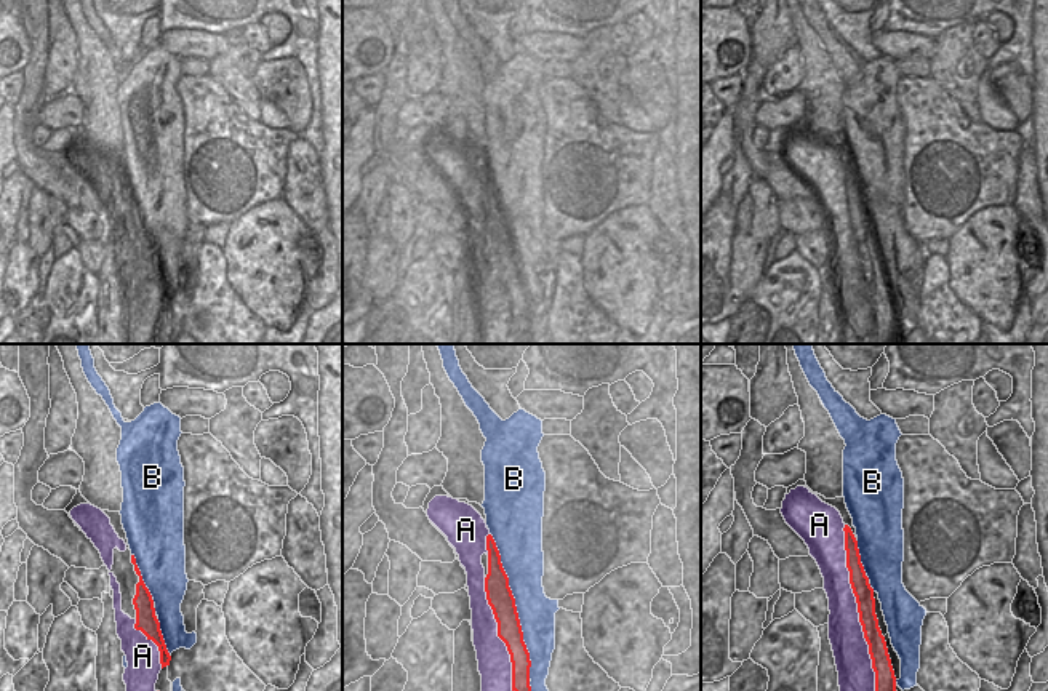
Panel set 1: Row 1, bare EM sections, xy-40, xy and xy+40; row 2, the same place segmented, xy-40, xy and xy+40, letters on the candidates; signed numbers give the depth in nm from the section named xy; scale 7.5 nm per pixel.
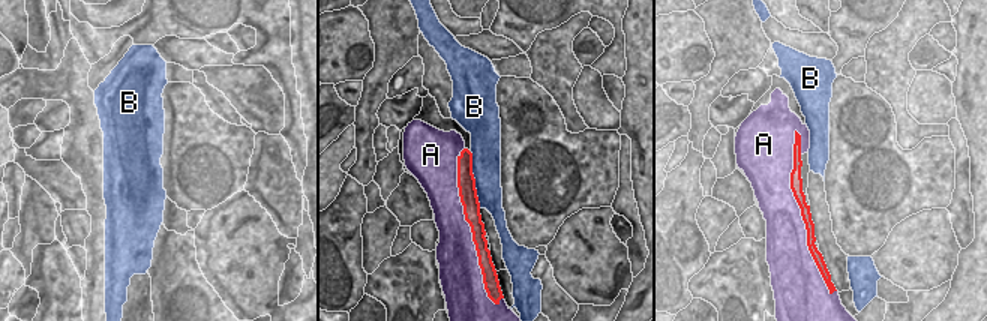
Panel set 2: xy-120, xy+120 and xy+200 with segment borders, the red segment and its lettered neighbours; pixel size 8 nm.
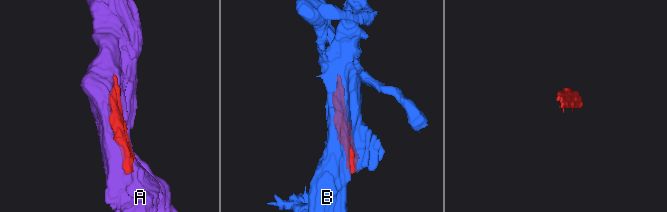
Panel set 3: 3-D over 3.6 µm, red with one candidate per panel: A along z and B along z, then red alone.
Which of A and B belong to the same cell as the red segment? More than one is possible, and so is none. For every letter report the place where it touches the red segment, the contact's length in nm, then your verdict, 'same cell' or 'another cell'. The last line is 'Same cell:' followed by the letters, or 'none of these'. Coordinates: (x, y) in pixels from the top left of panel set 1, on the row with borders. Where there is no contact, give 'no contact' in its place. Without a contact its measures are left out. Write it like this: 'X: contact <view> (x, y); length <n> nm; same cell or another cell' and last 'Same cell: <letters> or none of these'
A: contact xy+40 (858, 608); length 1250 nm; same cell
B: contact xy (516, 607); length 1150 nm; another cell
Same cell: A

